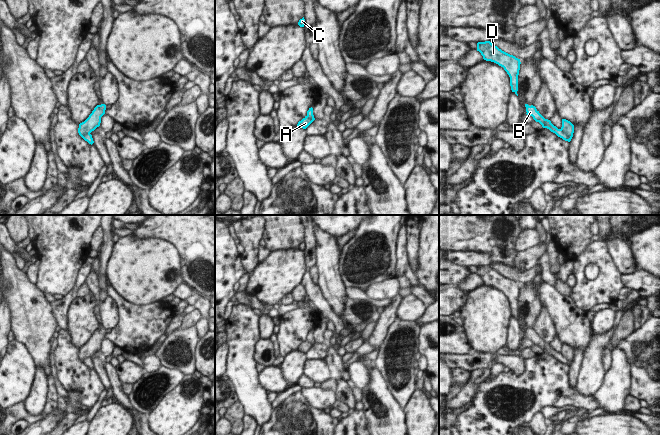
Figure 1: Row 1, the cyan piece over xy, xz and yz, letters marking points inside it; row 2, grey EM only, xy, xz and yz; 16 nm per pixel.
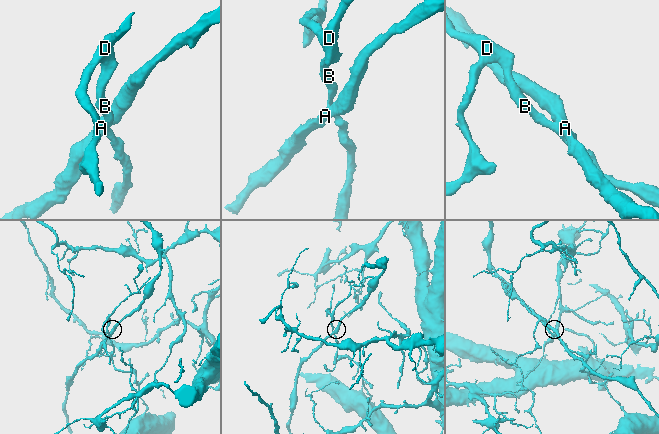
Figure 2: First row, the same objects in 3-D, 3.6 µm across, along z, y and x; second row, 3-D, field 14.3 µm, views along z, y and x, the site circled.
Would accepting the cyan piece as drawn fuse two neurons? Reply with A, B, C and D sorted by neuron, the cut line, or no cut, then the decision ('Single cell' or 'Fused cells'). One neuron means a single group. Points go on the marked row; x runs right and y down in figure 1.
Groups: A / B C D. Split along yz (560, 129), (571, 138). Fused cells.

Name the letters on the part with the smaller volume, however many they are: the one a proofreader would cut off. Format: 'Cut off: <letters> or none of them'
Cut off: A

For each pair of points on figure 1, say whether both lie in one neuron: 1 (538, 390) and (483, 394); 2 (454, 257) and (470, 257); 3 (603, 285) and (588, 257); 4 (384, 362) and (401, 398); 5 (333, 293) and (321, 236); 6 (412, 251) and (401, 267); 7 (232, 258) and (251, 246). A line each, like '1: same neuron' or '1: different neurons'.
1: same neuron
2: same neuron
3: same neuron
4: same neuron
5: same neuron
6: different neurons
7: different neurons

